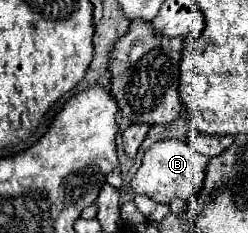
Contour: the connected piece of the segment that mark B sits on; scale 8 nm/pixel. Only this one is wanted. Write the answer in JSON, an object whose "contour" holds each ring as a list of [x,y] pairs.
{"contour":[[[164,139],[164,141],[152,143],[146,149],[146,153],[142,157],[142,165],[136,171],[136,175],[132,177],[130,187],[134,193],[144,193],[158,203],[170,203],[174,197],[186,201],[202,189],[206,165],[208,165],[208,157],[194,151],[194,147],[190,147],[190,143],[180,141],[180,139]]]}

